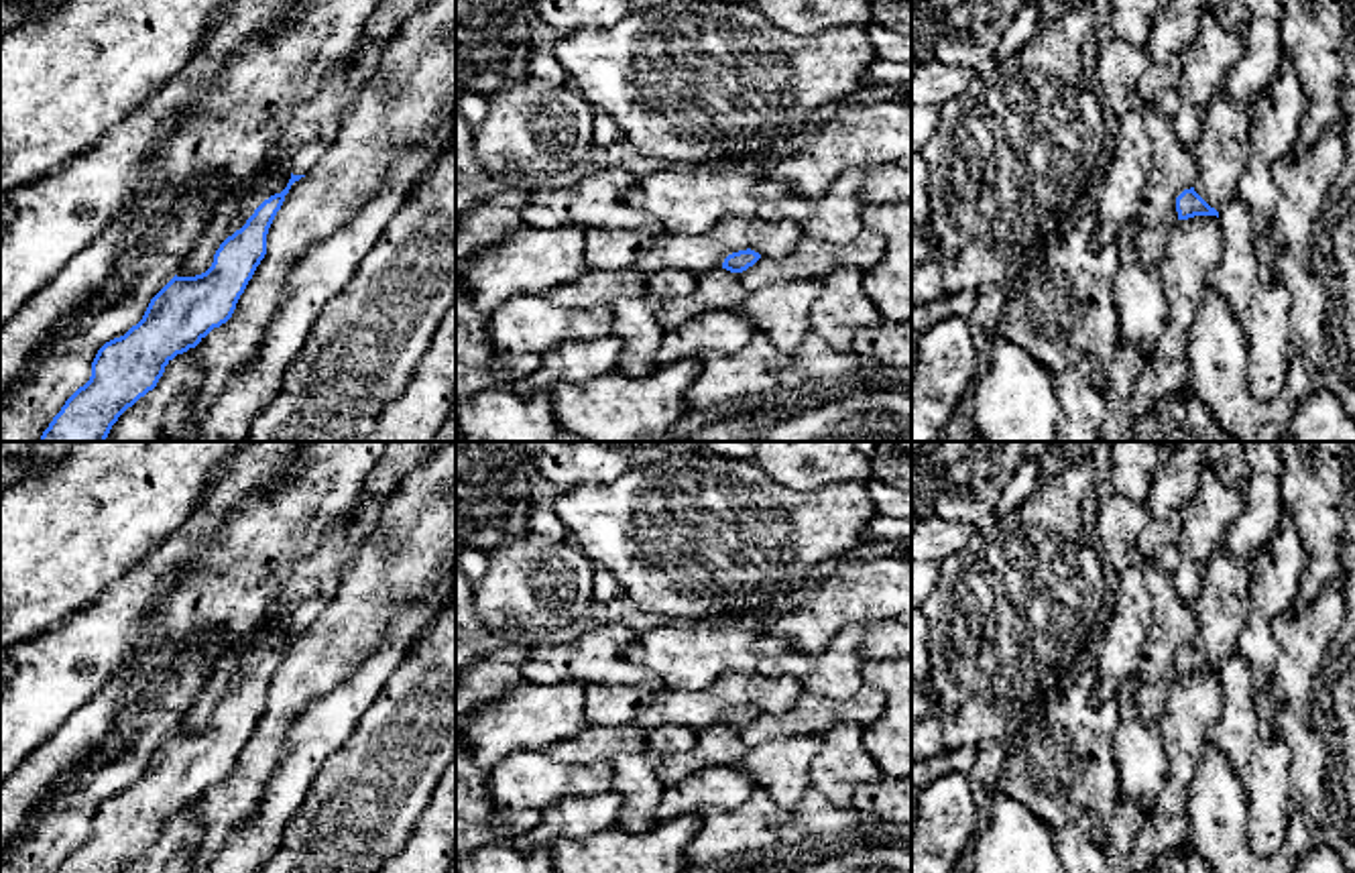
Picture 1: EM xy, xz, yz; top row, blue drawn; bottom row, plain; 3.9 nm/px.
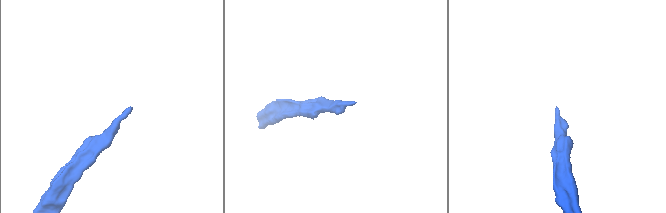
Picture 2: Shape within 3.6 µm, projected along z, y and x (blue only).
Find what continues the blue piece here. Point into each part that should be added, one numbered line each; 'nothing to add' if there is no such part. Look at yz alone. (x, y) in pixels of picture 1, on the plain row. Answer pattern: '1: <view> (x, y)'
1: yz (1223, 603)

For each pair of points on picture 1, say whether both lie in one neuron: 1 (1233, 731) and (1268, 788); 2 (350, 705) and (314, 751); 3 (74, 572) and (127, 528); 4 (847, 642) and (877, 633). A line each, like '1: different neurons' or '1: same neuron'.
1: same neuron
2: same neuron
3: same neuron
4: different neurons

